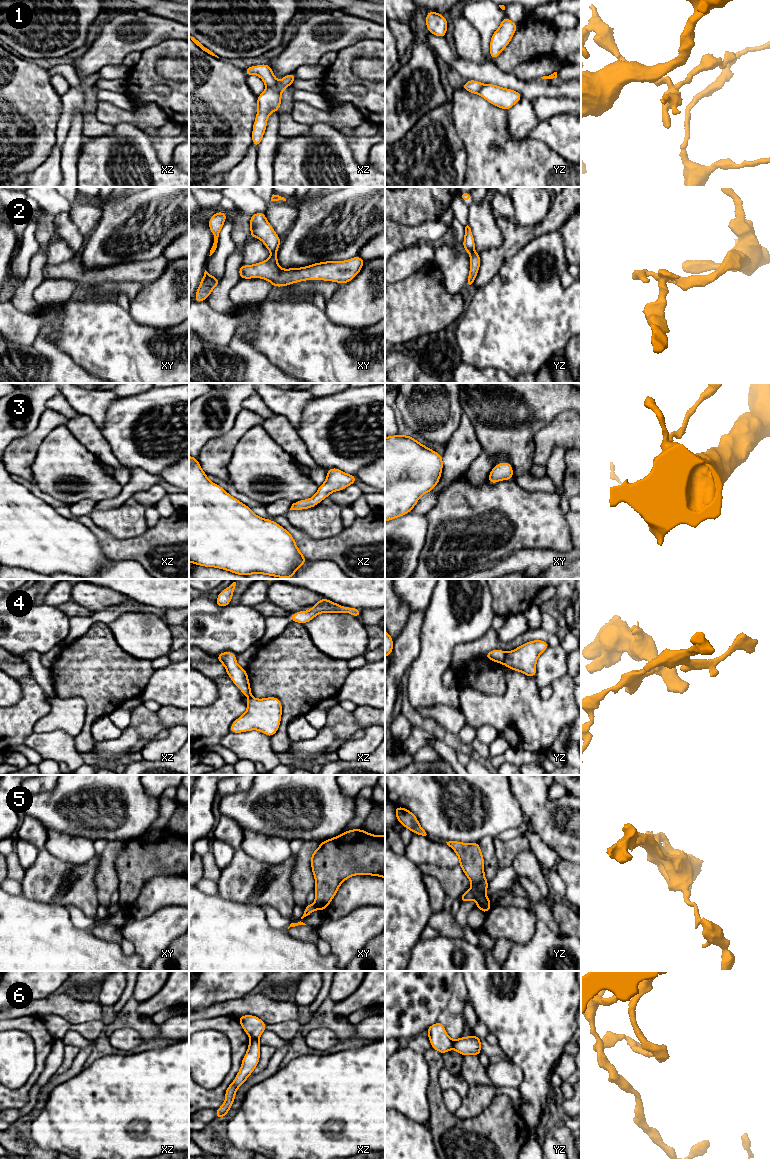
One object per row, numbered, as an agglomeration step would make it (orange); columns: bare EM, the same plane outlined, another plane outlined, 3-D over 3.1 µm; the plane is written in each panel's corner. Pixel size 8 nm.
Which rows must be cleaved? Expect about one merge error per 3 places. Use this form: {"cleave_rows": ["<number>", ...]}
{"cleave_rows": ["1", "2", "4", "5", "6"]}

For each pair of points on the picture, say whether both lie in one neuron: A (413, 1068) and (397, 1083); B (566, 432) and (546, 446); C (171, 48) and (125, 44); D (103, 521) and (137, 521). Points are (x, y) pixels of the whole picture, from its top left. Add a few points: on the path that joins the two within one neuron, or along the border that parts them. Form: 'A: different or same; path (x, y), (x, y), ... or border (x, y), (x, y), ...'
A: same; path (409, 1072), (401, 1080)
B: same; path (561, 432), (551, 441)
C: different; border (174, 38), (163, 40), (145, 48), (141, 52)
D: same; path (111, 521), (129, 521)

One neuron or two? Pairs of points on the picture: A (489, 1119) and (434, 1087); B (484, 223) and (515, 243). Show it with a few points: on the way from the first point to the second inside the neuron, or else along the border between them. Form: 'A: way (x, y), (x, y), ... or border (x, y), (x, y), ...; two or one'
A: way (471, 1124), (455, 1124), (437, 1105); one
B: border (494, 218), (501, 232), (502, 243), (485, 251); two

